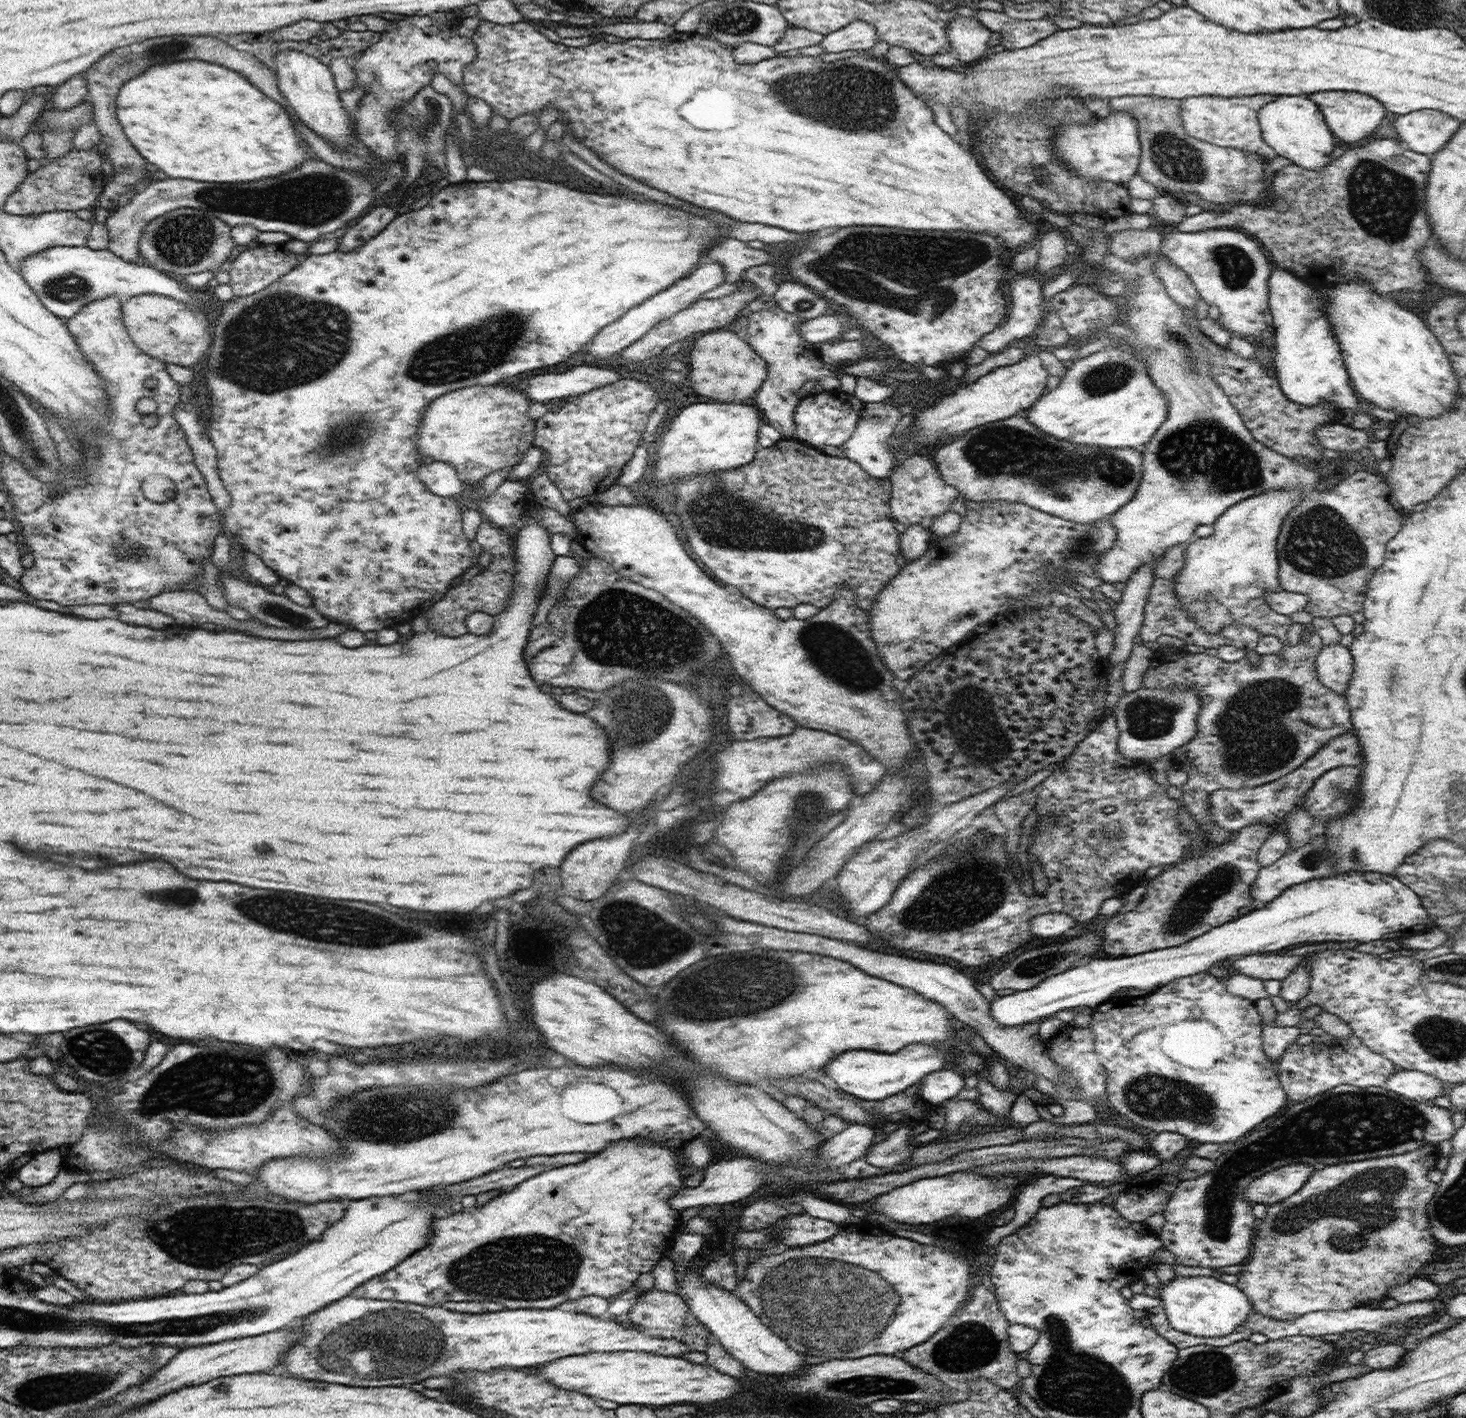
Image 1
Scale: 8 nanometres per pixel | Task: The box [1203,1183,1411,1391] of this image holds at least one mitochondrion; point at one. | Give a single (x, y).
(1290, 1221)

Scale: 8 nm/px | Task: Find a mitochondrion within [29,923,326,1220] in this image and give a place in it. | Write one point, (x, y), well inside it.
(241, 1087)

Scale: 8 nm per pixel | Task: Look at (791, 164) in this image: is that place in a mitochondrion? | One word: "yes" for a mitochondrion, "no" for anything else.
no

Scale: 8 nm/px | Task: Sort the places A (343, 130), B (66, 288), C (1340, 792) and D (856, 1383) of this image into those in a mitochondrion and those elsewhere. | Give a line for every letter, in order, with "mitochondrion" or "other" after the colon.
A: other
B: mitochondrion
C: mitochondrion
D: mitochondrion

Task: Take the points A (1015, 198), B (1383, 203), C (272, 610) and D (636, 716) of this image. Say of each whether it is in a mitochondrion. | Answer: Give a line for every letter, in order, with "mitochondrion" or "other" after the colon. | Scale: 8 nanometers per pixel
A: other
B: mitochondrion
C: mitochondrion
D: mitochondrion

